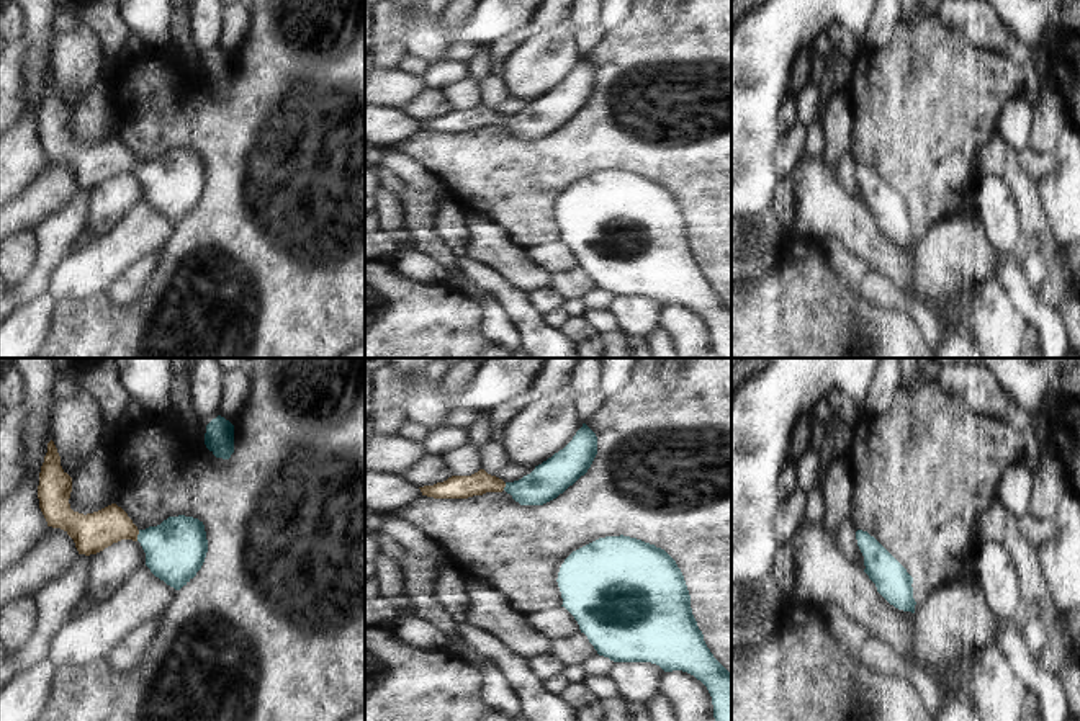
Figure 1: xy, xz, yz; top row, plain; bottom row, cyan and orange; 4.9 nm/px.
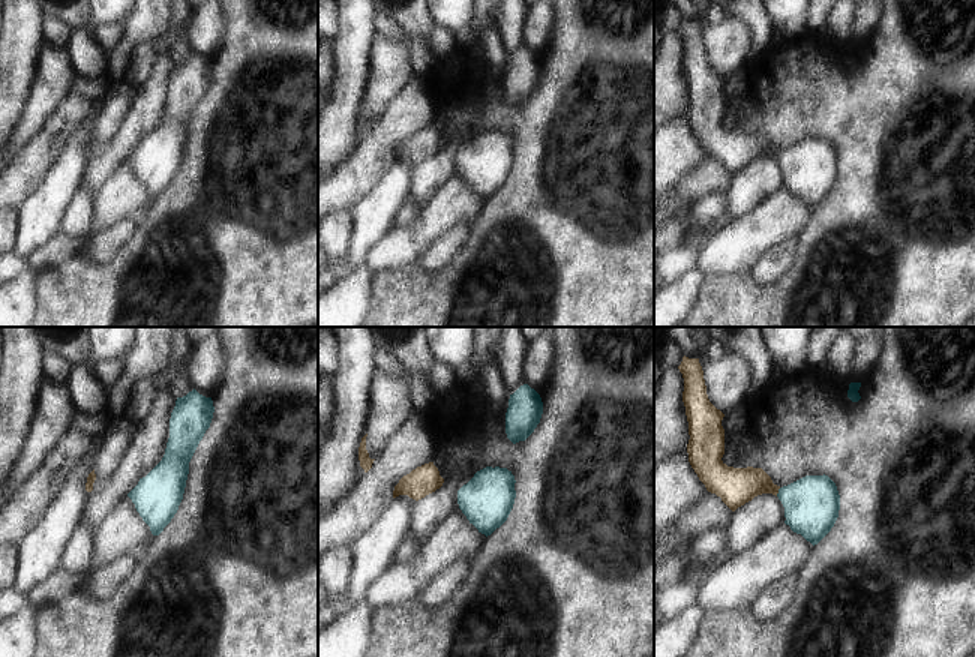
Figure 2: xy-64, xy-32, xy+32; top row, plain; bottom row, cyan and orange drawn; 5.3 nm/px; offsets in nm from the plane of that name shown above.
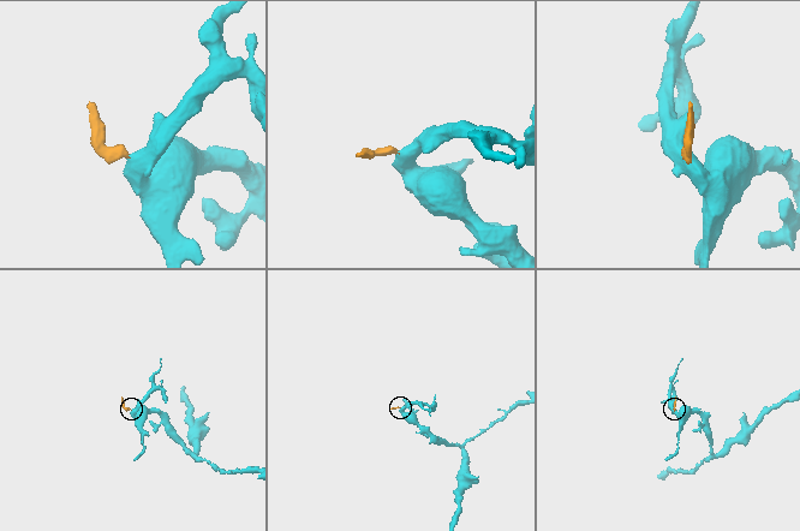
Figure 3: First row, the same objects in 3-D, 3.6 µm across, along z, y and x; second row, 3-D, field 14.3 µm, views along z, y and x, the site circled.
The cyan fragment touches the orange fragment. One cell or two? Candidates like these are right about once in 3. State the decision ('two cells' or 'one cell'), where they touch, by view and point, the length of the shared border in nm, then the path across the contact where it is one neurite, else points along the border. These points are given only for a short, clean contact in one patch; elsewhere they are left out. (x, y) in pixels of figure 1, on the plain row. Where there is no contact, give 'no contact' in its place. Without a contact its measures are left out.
one cell | xy (138, 169) | 60 nm | across xy (175, 183), (138, 169), (94, 165)

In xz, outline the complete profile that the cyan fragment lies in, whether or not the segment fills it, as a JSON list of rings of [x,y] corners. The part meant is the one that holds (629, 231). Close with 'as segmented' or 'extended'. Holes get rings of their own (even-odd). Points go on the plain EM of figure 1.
[[[630,170],[599,172],[573,185],[560,201],[558,221],[563,239],[599,289],[614,296],[651,296],[664,306],[682,304],[700,314],[713,338],[718,358],[731,358],[731,307],[713,291],[691,242],[691,229],[676,195],[661,181]]]; as segmented

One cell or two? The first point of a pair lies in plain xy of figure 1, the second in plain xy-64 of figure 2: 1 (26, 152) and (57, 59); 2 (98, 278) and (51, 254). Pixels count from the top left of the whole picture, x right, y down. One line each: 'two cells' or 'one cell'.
1: two cells
2: one cell

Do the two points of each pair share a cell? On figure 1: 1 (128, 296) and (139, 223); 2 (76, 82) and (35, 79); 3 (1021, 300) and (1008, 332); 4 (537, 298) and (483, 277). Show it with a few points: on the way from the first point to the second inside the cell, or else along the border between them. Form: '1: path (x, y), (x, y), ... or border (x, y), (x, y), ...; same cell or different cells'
1: border (161, 250), (143, 257), (108, 291); different cells
2: border (59, 35), (54, 44), (51, 72); different cells
3: border (995, 278), (1005, 296), (1030, 324); different cells
4: border (529, 296), (542, 316); different cells

